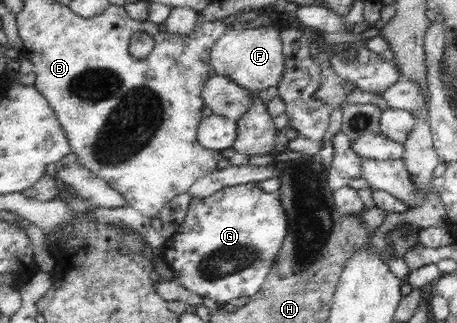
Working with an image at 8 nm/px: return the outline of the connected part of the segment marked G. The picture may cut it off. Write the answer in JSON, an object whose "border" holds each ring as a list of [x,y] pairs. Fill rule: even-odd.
{"border":[[[255,182],[237,184],[206,197],[192,197],[181,226],[164,242],[163,256],[183,289],[198,294],[210,304],[225,304],[231,298],[249,298],[259,292],[276,264],[287,231],[287,211],[277,193],[267,194]]]}

